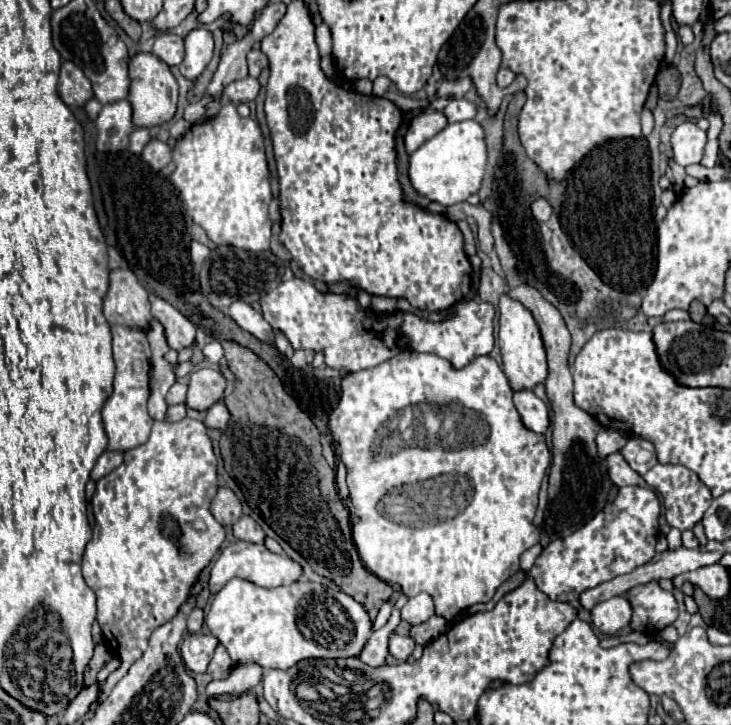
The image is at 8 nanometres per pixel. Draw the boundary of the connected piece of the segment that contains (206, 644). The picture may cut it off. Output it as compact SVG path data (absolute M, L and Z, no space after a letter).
M202 632L188 634L180 646L180 654L186 668L192 672L206 672L216 646L218 640L212 634L202 634Z

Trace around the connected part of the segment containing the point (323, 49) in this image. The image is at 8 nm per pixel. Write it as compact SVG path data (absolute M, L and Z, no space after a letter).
M320 24L316 28L316 44L318 44L322 56L330 54L330 48L332 48L332 32L330 32L328 24Z

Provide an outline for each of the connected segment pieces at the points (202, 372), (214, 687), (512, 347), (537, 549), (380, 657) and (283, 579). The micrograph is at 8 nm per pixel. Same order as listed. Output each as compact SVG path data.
M200 368L190 374L186 406L194 410L208 410L216 404L226 390L226 378L212 368Z
M238 664L230 670L230 674L222 680L212 680L206 686L206 694L210 698L222 696L222 694L232 694L232 696L240 696L244 692L248 692L250 688L254 688L256 684L262 682L262 666L260 664Z
M506 294L500 296L500 330L498 330L498 340L500 340L500 352L502 352L502 370L508 378L508 384L514 392L520 390L534 390L536 384L544 384L548 376L546 368L546 352L544 344L540 338L540 330L532 318L532 314L516 300L508 298Z
M534 544L532 548L528 548L528 550L520 556L520 568L528 572L530 566L532 566L532 562L536 560L536 556L538 556L540 552L542 552L542 546L540 546L540 544Z
M392 610L390 620L386 622L386 626L378 628L376 632L372 632L372 636L368 638L364 652L358 656L364 664L372 666L372 668L380 668L386 664L386 656L388 656L388 640L392 636L392 632L398 628L401 622L400 610Z
M236 542L236 544L224 548L220 558L216 560L216 564L212 568L212 574L210 574L210 590L212 592L220 590L230 578L236 578L236 576L244 578L244 580L250 580L250 582L254 582L256 586L262 586L262 588L288 586L292 582L298 582L302 574L304 574L302 566L296 560L292 560L290 556L286 556L286 554L274 554L264 544Z

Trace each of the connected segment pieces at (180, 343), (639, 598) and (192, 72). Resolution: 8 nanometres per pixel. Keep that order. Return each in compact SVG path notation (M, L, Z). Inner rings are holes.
M150 294L148 300L150 300L150 306L152 306L152 316L156 316L166 328L170 348L180 350L180 348L194 342L196 326L182 312L178 312L172 304L168 304L166 300L162 300L154 294Z
M648 582L628 592L632 606L630 628L656 636L660 630L670 626L678 618L678 602L672 592L660 588L658 582Z
M194 28L184 38L184 60L180 64L180 72L188 80L196 80L210 62L212 50L214 50L212 32L208 32L206 28Z

